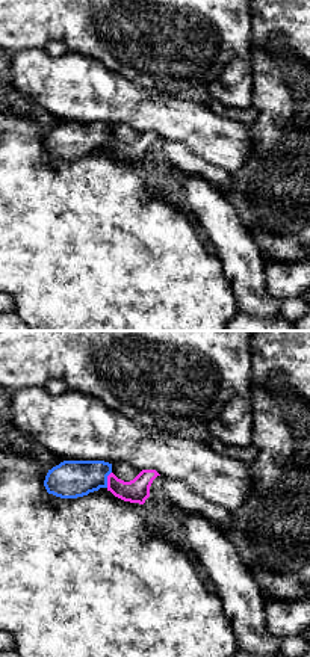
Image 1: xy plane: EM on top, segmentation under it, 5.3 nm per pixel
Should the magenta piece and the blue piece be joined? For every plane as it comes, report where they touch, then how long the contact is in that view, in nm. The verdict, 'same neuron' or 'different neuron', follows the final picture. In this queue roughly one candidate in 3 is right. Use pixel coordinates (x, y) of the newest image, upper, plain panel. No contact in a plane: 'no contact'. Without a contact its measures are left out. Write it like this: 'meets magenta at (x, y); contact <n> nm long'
meets magenta at (108, 141); contact 90 nm long

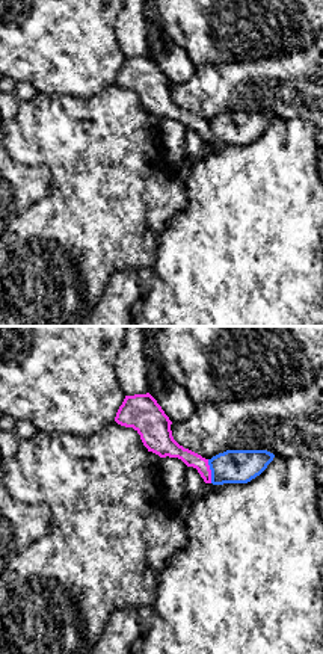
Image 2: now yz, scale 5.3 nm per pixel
meets magenta at (210, 133); contact 130 nm long

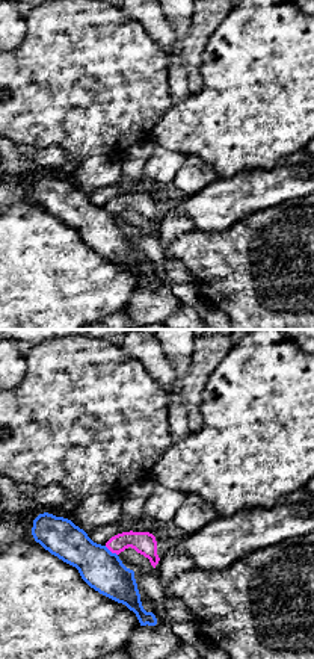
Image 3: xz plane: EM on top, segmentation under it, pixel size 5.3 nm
meets magenta at (110, 212); contact 90 nm long

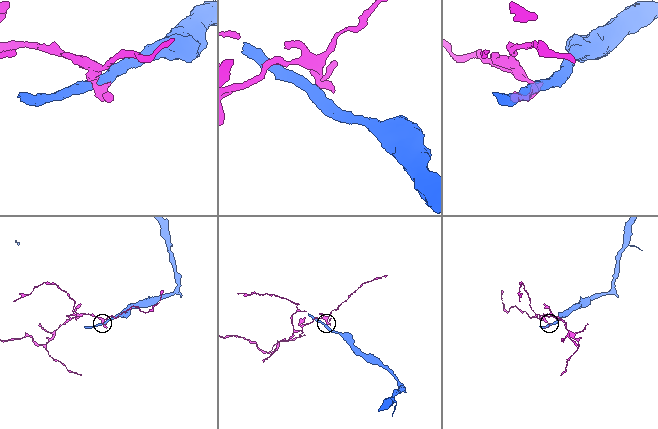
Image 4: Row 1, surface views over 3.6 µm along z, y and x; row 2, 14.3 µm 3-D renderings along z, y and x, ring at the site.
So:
different neuron

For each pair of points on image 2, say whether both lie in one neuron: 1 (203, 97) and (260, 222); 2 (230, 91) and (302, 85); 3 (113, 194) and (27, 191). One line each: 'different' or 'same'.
1: different
2: same
3: different

